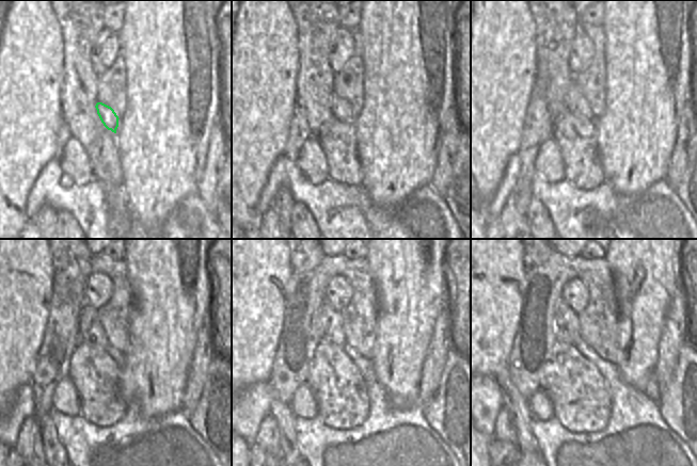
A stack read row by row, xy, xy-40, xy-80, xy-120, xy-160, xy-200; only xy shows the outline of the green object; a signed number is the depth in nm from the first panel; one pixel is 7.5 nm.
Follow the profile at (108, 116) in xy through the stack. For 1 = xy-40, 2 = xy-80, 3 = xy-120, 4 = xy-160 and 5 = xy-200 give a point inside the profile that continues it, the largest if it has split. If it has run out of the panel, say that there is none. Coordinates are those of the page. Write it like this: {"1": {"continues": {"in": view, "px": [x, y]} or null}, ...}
{"1": {"continues": {"in": "xy-40", "px": [342, 110]}}, "2": {"continues": {"in": "xy-80", "px": [575, 102]}}, "3": {"continues": {"in": "xy-120", "px": [90, 330]}}, "4": {"continues": {"in": "xy-160", "px": [329, 323]}}, "5": {"continues": {"in": "xy-200", "px": [566, 321]}}}

